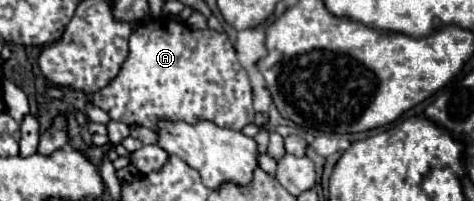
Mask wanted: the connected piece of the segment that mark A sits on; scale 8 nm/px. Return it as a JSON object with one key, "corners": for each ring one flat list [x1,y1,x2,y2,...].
{"corners":[[153,19,143,25,135,25,129,37,129,57,123,63,121,73,101,91,93,95,93,103,109,113,111,119,123,121,127,125,143,125,155,129,157,119,187,121,197,123,209,119,219,127,241,131,253,121,253,95,247,71,237,59,237,53,225,33,205,29,195,31,175,19]]}

